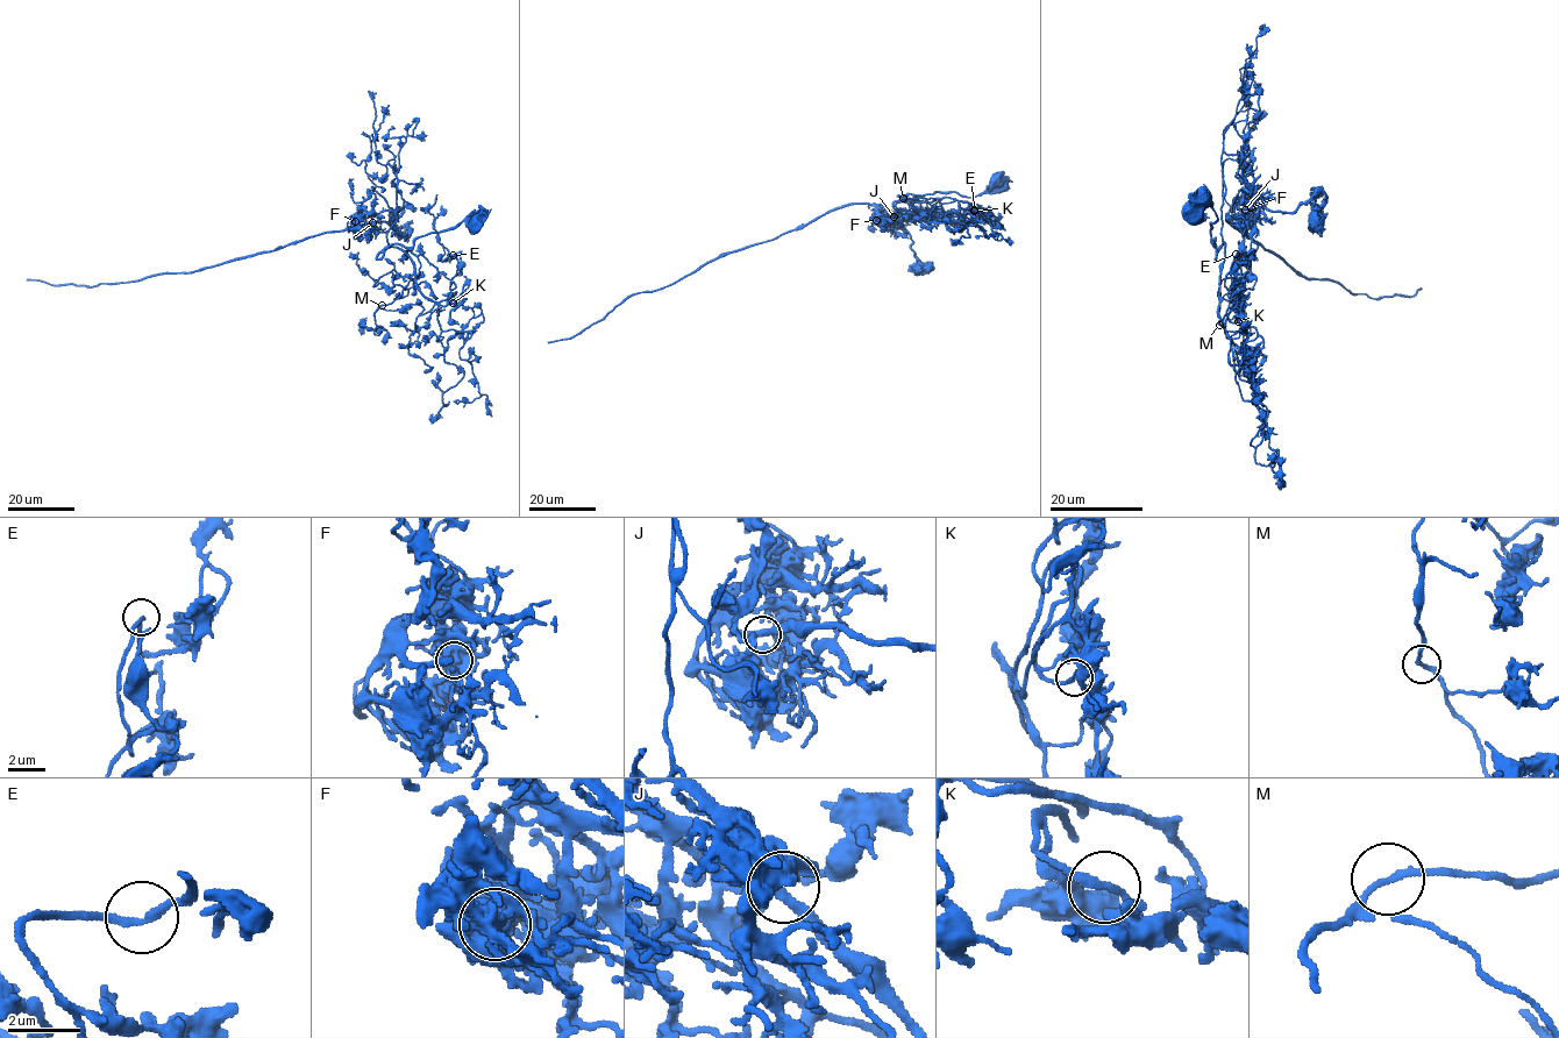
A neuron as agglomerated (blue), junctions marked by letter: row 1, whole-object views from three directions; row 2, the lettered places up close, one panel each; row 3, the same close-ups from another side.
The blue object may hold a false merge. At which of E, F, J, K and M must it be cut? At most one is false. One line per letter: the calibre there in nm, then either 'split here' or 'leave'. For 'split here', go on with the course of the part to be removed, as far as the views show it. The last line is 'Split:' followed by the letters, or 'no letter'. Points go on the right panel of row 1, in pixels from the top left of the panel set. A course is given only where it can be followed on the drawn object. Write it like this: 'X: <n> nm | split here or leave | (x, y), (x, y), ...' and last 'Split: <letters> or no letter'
E: 200 nm | leave
F: 850 nm | split here | (1251, 208), (1229, 222), (1305, 278), (1336, 281), (1354, 293), (1374, 298), (1412, 296), (1422, 288)
J: 280 nm | leave
K: 190 nm | leave
M: 190 nm | leave
Split: F

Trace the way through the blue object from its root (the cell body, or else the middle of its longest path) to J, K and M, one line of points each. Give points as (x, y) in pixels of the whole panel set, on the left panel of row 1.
J: (475, 225), (463, 220), (383, 251), (397, 215), (371, 186), (375, 203), (362, 218), (372, 222)
K: (475, 225), (463, 220), (412, 247), (383, 250), (400, 248), (414, 285), (453, 303)
M: (475, 225), (463, 220), (419, 236), (412, 247), (384, 248), (400, 248), (414, 274), (397, 298), (382, 305)

